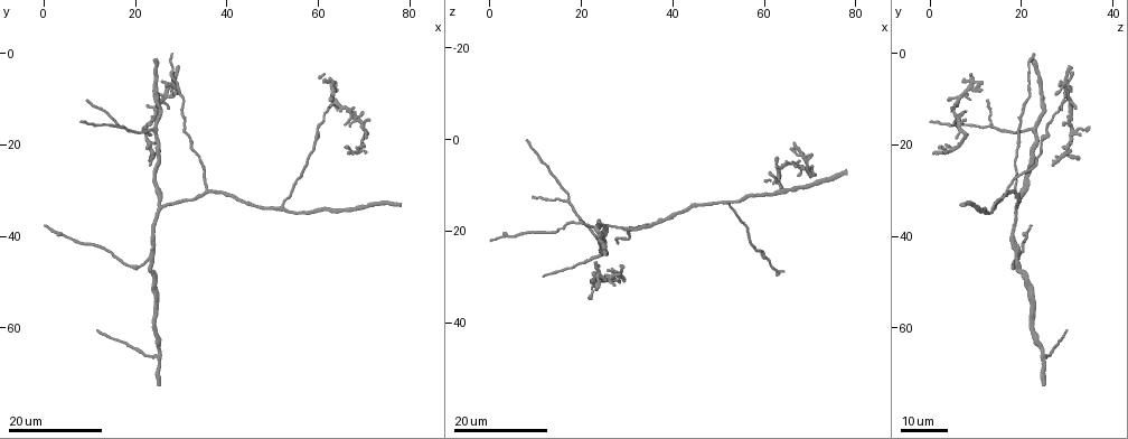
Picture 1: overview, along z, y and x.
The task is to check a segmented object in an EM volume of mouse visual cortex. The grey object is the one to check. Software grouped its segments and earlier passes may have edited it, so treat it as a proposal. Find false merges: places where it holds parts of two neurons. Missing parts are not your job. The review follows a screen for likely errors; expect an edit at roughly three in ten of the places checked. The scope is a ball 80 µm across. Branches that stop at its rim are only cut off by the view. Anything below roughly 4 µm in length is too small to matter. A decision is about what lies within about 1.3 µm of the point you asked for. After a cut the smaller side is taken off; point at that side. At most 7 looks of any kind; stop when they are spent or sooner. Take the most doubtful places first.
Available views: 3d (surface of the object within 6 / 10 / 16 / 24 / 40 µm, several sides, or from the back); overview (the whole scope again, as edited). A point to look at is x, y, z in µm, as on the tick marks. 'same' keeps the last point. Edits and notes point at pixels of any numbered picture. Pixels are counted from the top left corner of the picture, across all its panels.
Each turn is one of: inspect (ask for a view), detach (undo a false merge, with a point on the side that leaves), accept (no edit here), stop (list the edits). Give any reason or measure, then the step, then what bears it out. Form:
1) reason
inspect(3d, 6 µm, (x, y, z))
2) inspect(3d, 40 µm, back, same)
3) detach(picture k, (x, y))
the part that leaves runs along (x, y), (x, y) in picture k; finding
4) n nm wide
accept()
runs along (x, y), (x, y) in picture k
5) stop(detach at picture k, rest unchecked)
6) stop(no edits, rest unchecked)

thin arm on a thick one
inspect(3d, 16 µm, (52.5, 34.0, 13.5))

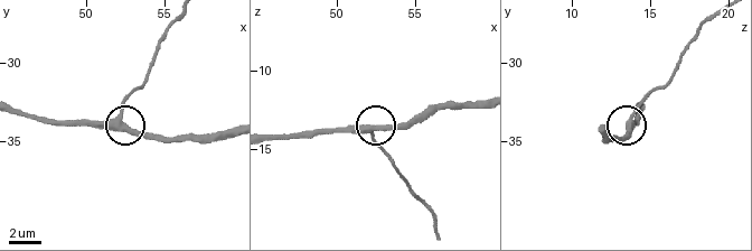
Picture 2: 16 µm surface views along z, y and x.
inspect(3d, 10 µm, (52.0, 33.6, 13.8))

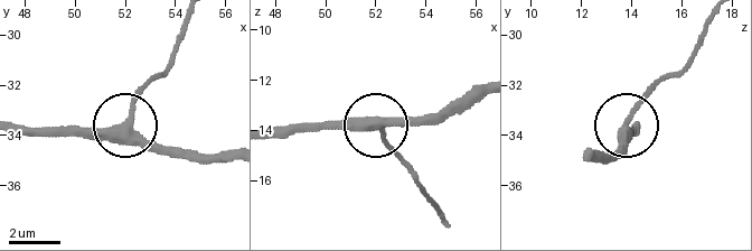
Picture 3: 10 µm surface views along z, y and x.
accept()
runs along (21, 127), (118, 127), (154, 77) in picture 3; continuous, no second neuron

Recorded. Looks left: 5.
inspect(3d, 24 µm, (24.5, 66.0, 25.5))

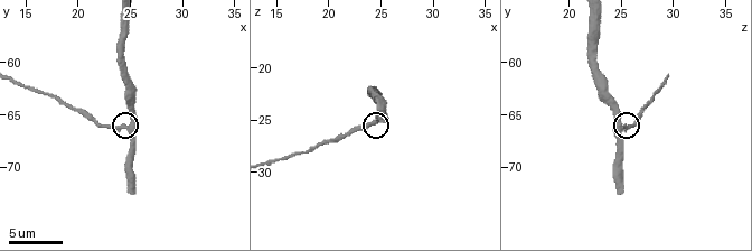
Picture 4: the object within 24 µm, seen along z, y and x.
inspect(3d, 6 µm, (24.4, 66.4, 25.0))

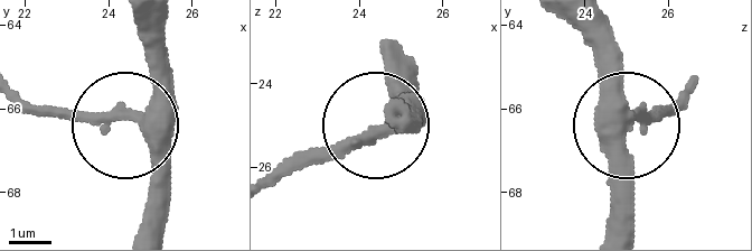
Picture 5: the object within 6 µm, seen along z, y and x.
390 nm wide
accept()
all the same neuron

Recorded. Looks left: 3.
small branch off a trunk
inspect(3d, 16 µm, (35.0, 30.0, 19.0))

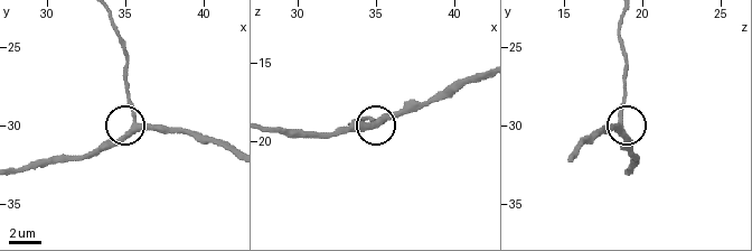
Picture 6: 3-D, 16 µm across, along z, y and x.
zoom in
inspect(3d, 10 µm, (35.6, 29.8, 18.4))

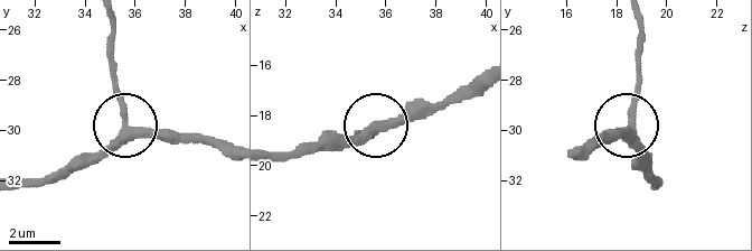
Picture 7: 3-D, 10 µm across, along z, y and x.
330 nm wide
accept()
runs along (227, 154), (195, 139), (163, 139), (131, 128), (112, 44) in picture 7; one neuron here

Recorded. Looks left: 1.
stop(no edits, rest unchecked)

